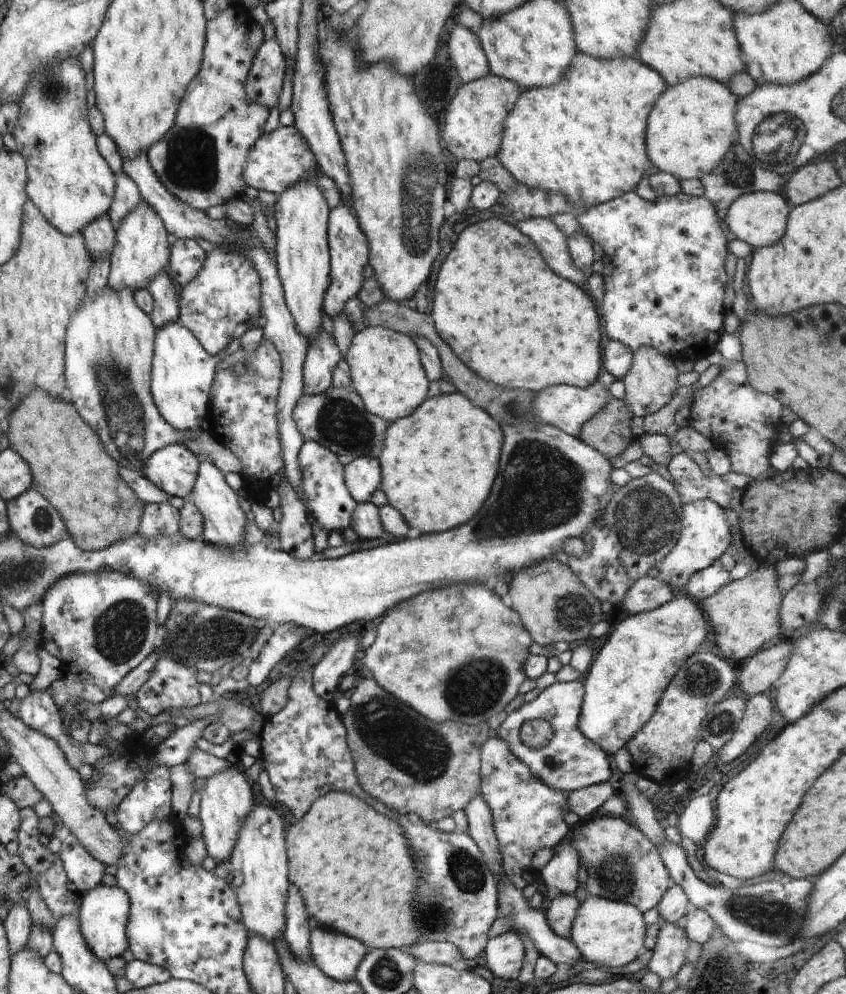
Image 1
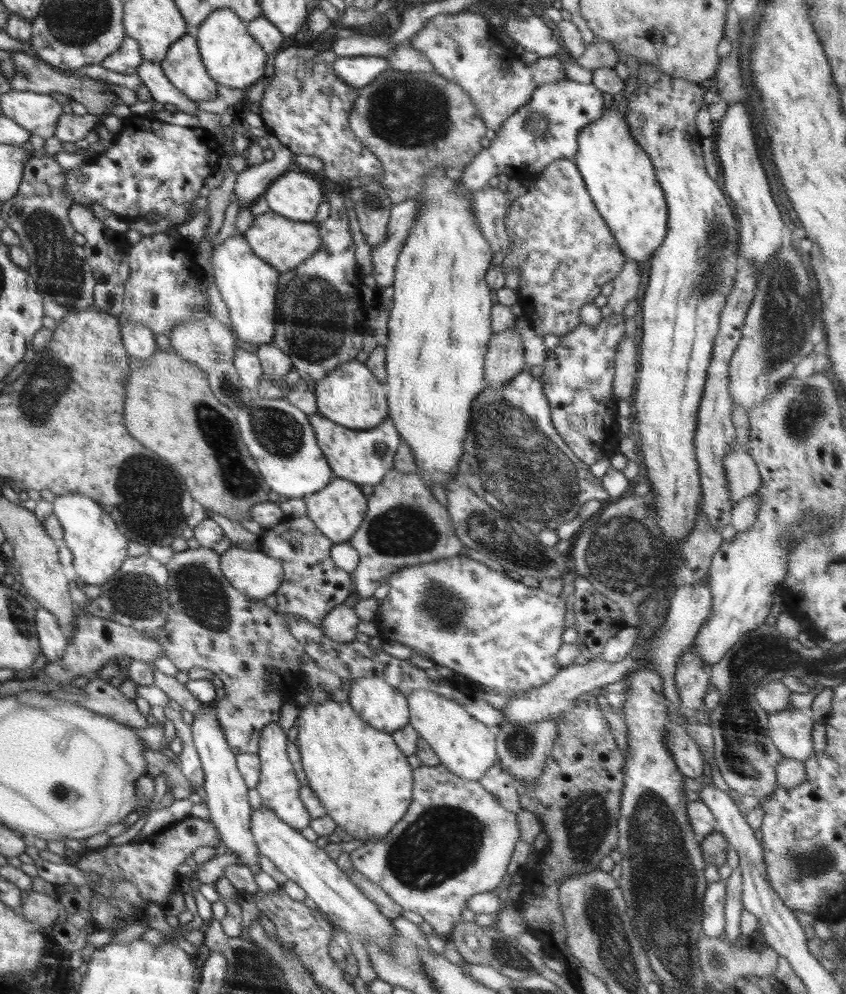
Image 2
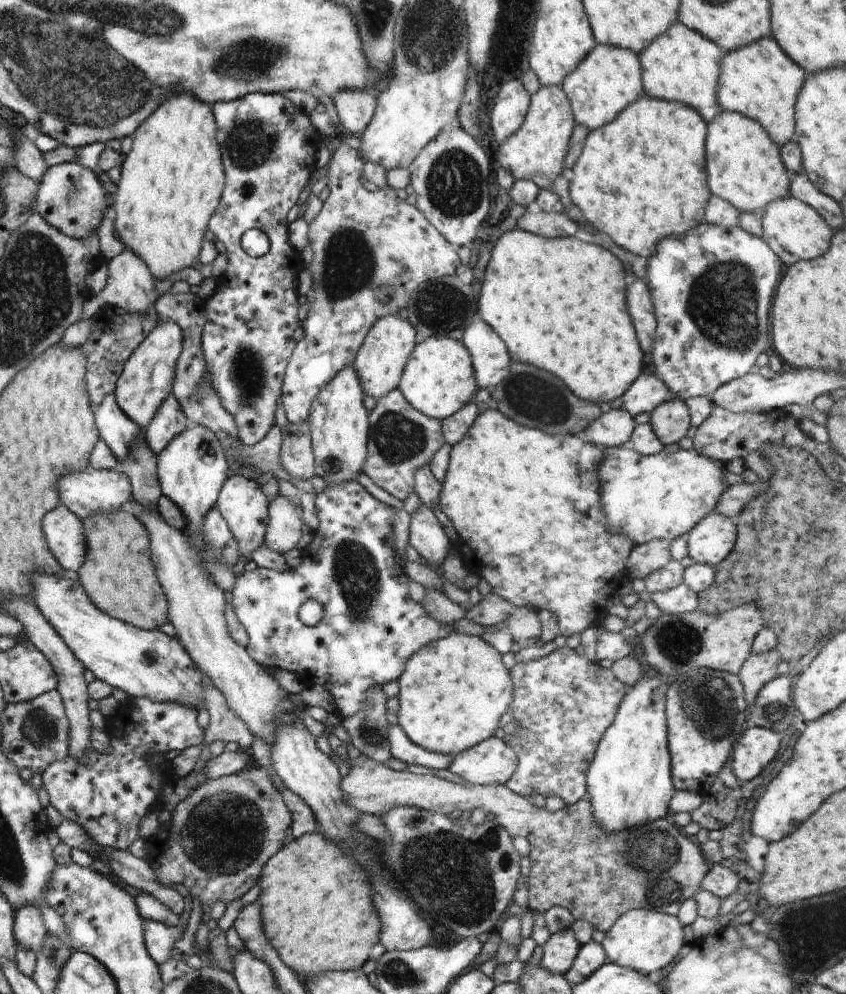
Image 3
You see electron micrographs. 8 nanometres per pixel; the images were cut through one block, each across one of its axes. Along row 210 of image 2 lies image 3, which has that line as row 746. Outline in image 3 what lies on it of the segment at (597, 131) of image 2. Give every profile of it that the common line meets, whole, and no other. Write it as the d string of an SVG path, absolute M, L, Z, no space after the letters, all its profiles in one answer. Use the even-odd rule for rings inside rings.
M642 676L640 682L628 689L620 700L614 722L602 734L596 753L586 772L587 798L592 804L594 818L605 830L626 830L634 826L644 826L646 822L664 819L668 814L668 804L674 797L672 784L672 762L667 743L667 720L665 699L669 685L658 677Z

